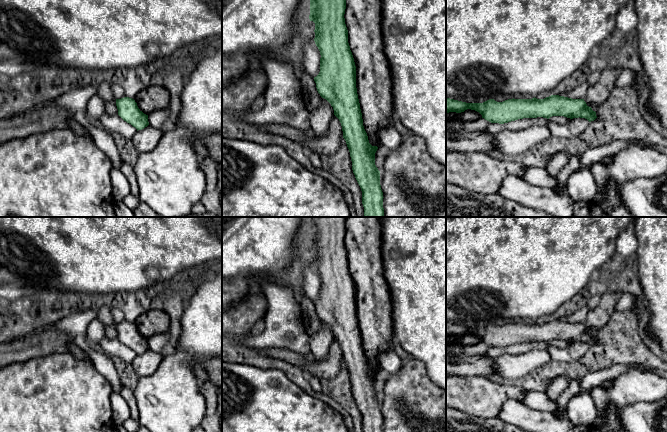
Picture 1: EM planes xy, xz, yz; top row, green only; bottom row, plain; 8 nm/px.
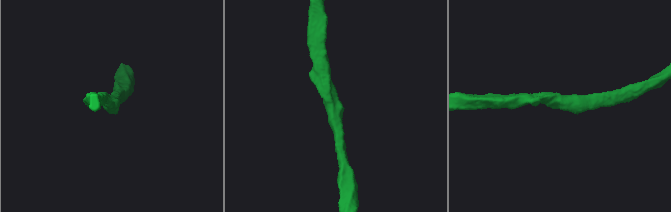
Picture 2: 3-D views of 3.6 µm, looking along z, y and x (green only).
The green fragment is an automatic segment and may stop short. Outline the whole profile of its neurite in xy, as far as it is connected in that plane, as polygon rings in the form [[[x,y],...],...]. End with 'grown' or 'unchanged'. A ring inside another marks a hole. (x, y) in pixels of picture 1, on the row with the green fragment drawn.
[[[124,97],[116,99],[118,115],[127,123],[138,130],[142,130],[149,125],[148,115],[144,114],[137,106],[134,99]]]; unchanged

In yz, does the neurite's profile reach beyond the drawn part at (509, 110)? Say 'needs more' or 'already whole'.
already whole

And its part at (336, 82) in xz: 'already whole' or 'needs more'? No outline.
already whole

